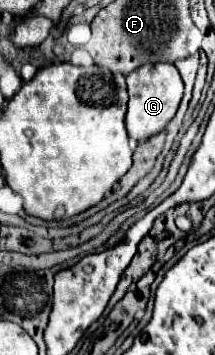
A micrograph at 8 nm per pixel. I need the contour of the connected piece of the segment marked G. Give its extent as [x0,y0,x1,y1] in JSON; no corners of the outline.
[126,64,184,142]

